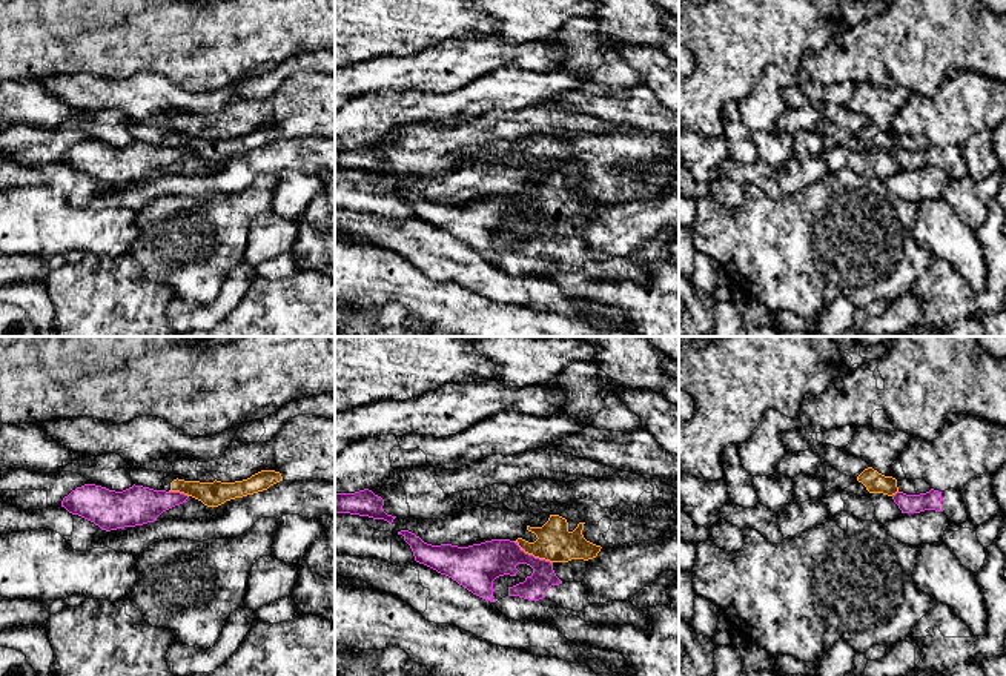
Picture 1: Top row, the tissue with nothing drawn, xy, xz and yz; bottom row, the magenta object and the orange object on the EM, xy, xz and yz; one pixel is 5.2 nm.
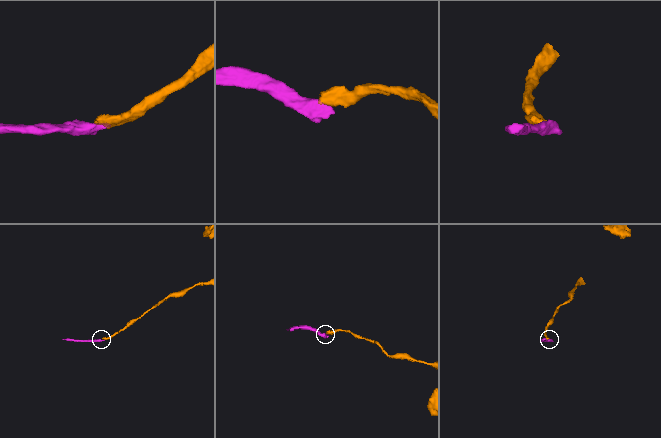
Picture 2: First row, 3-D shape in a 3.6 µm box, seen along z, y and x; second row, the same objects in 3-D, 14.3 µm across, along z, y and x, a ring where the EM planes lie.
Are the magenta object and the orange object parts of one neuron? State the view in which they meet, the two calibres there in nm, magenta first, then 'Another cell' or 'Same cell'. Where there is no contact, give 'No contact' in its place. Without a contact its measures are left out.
Touches magenta in xz. Thickness 200 nm (magenta) against 190 nm. Another cell

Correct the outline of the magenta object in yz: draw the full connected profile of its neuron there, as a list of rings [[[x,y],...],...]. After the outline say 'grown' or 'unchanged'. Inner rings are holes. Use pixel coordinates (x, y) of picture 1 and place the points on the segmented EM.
[[[931,489],[920,495],[906,495],[897,492],[892,495],[894,502],[902,513],[920,513],[925,510],[943,512],[952,524],[963,524],[968,519],[966,507],[961,498],[961,490],[948,489],[938,492]]]; grown

